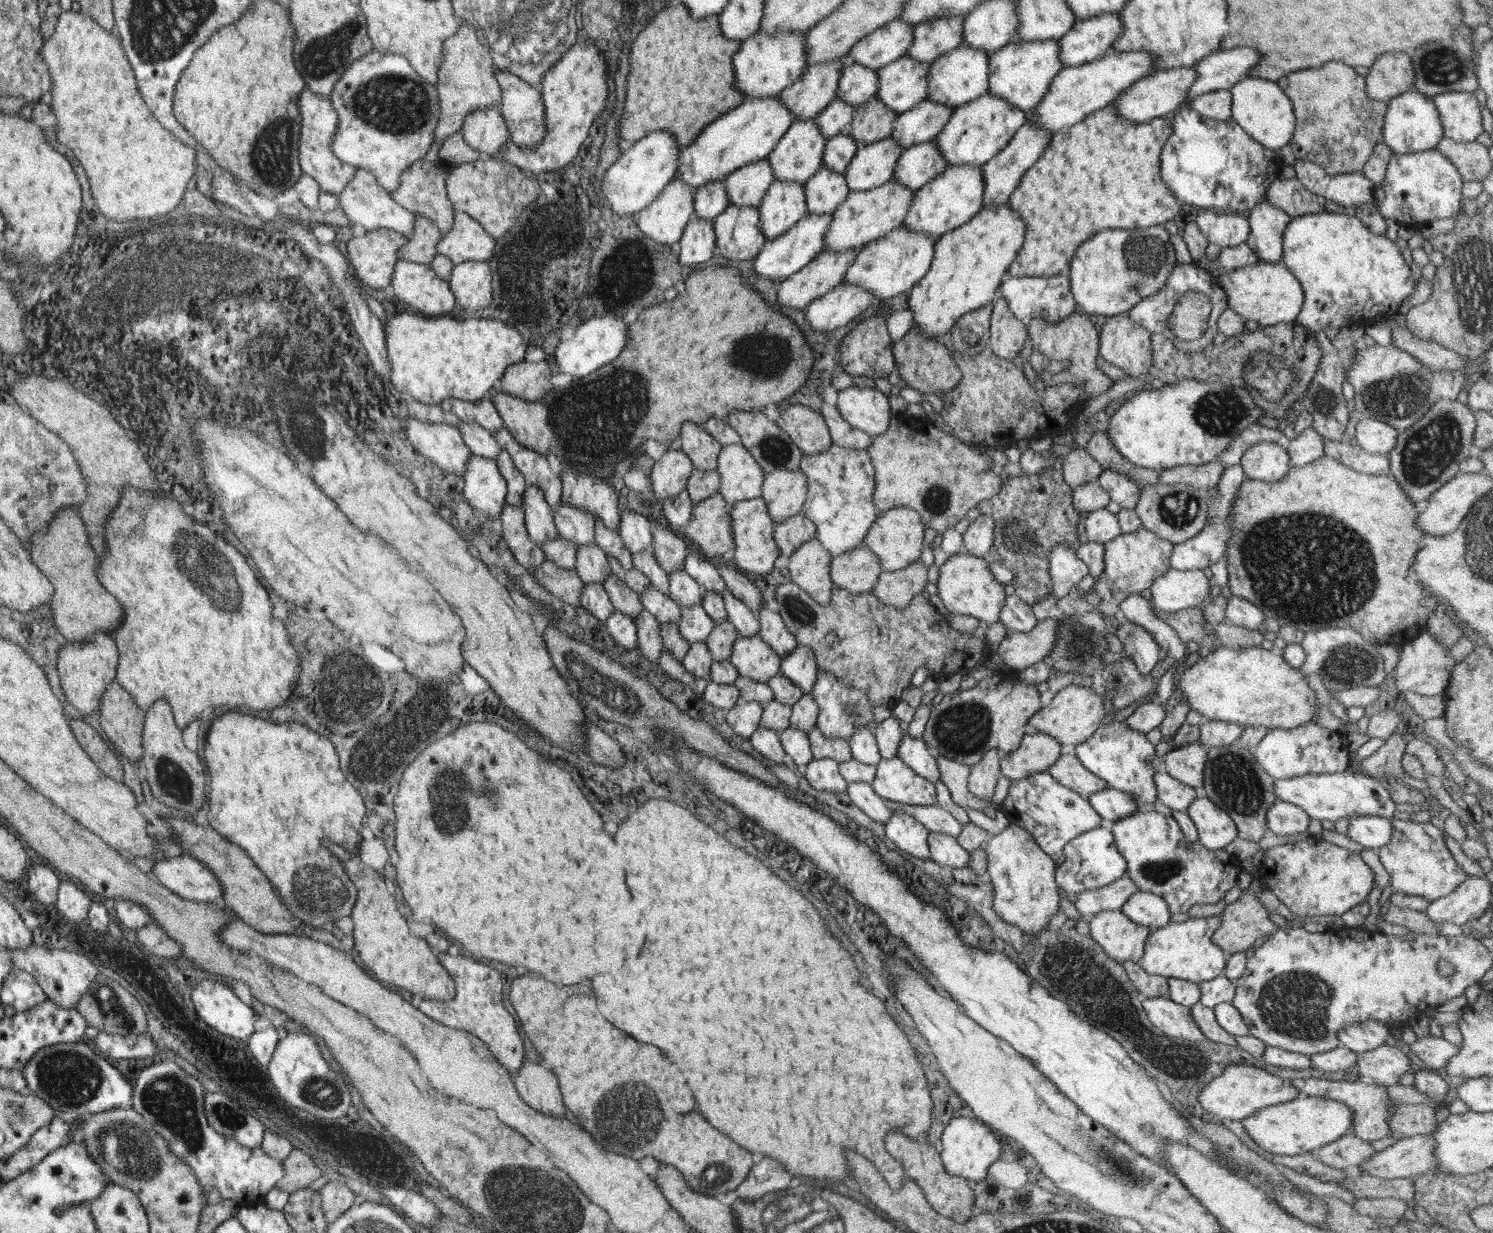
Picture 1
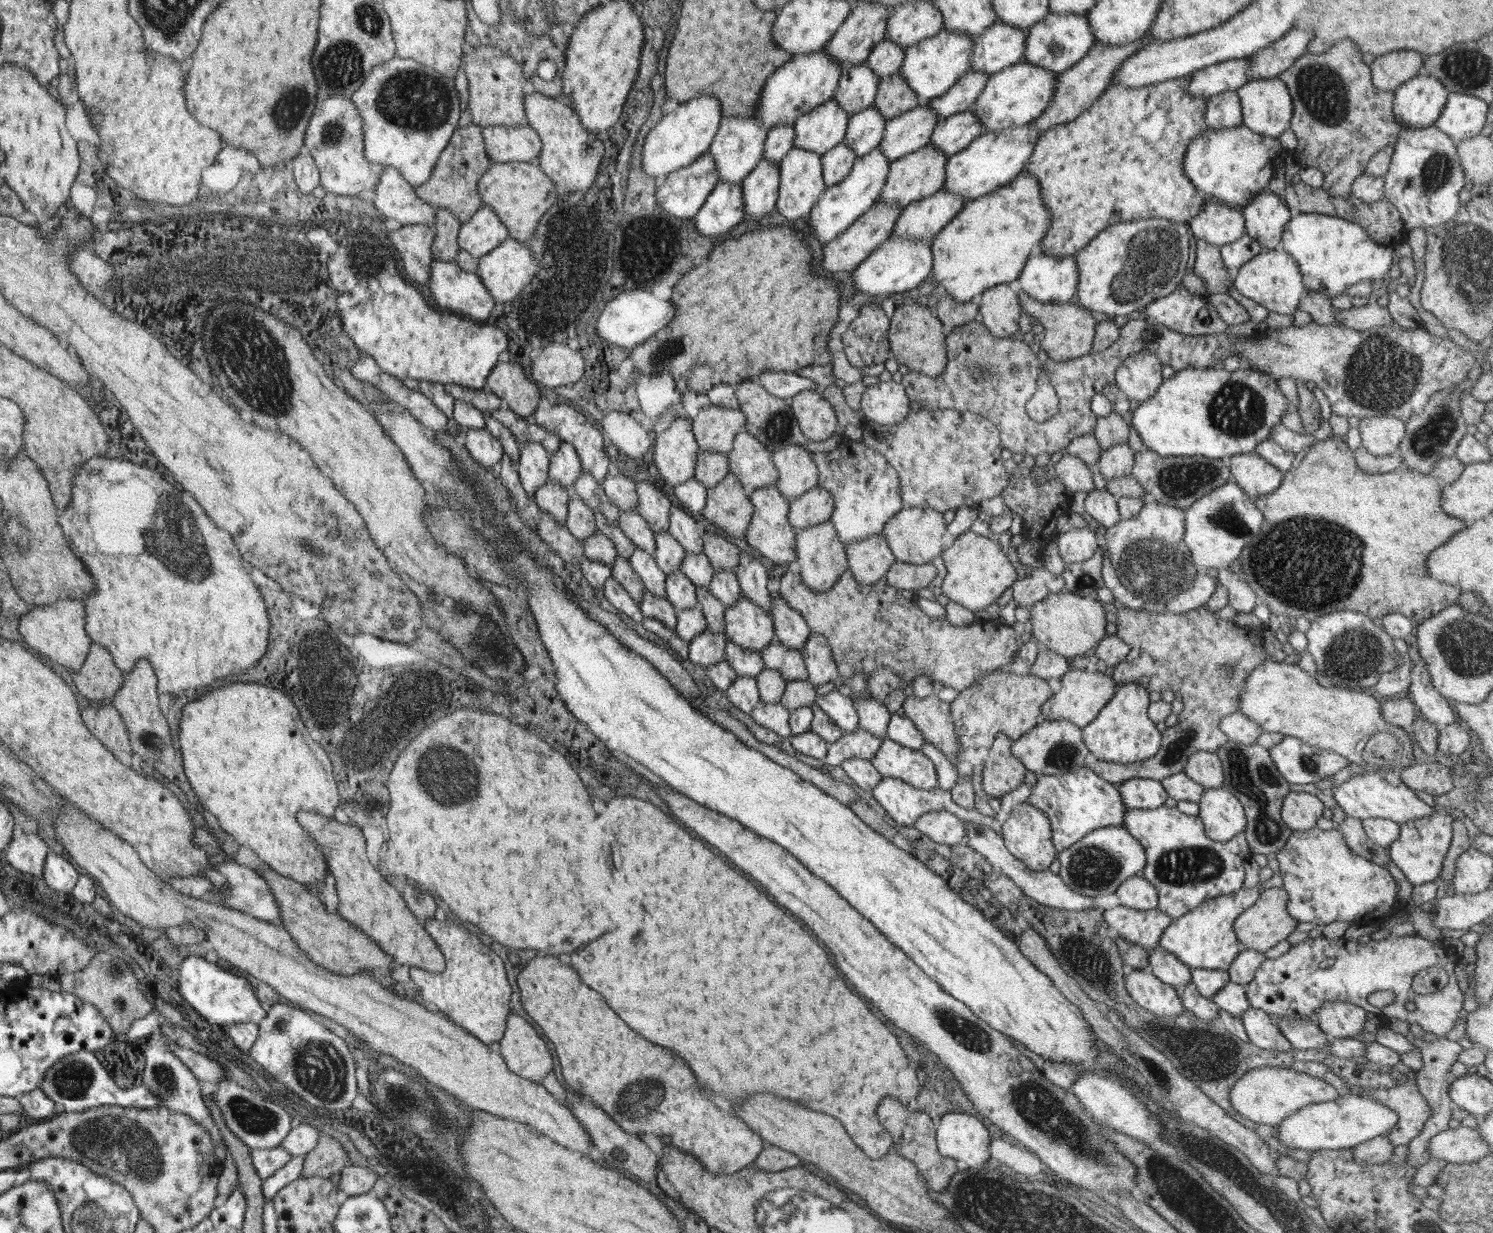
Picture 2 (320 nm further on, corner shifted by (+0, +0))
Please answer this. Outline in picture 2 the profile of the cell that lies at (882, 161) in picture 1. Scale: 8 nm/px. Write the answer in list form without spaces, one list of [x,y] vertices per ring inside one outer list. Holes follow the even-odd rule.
[[[920,102],[914,110],[886,121],[884,135],[878,146],[889,164],[905,154],[930,144],[937,120],[928,102]]]

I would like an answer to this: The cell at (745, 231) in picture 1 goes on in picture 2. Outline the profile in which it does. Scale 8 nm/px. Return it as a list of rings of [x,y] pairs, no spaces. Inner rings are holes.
[[[762,159],[743,180],[744,220],[761,220],[777,206],[780,185],[779,164]]]

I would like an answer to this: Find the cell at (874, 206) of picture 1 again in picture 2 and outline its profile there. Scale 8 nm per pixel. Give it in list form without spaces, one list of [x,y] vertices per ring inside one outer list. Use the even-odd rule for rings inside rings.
[[[930,144],[910,154],[905,154],[902,158],[897,158],[889,165],[889,173],[886,183],[884,183],[884,189],[876,202],[900,205],[904,208],[912,202],[933,196],[944,188],[947,162],[948,158],[944,152],[933,148]]]

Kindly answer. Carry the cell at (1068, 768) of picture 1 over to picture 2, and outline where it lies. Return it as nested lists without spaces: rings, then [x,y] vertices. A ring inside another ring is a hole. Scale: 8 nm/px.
[[[1126,608],[1118,610],[1117,616],[1115,635],[1130,645],[1130,652],[1116,666],[1114,683],[1120,688],[1128,683],[1138,682],[1147,688],[1149,693],[1172,690],[1176,696],[1180,696],[1184,709],[1179,714],[1178,722],[1161,732],[1161,745],[1155,755],[1132,764],[1098,761],[1090,768],[1094,769],[1100,778],[1117,786],[1131,778],[1151,778],[1161,781],[1167,776],[1182,772],[1191,754],[1202,750],[1216,753],[1222,745],[1228,744],[1229,738],[1220,728],[1221,718],[1239,710],[1241,692],[1245,690],[1246,679],[1270,655],[1263,647],[1263,630],[1260,627],[1240,627],[1235,622],[1213,616],[1206,608],[1178,613],[1166,610],[1165,614]]]

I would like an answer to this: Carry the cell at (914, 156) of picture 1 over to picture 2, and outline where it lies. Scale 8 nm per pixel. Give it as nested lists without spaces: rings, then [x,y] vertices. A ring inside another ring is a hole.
[[[970,109],[938,121],[930,145],[944,152],[947,158],[964,150],[982,134],[982,124]]]

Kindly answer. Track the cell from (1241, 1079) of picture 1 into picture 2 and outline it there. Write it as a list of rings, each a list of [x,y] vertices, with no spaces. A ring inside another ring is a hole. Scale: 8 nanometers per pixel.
[[[1262,1068],[1249,1070],[1230,1089],[1230,1102],[1236,1112],[1244,1118],[1259,1124],[1270,1124],[1274,1128],[1285,1118],[1294,1114],[1300,1108],[1318,1102],[1328,1102],[1339,1096],[1337,1088],[1330,1086],[1309,1075],[1288,1068]]]

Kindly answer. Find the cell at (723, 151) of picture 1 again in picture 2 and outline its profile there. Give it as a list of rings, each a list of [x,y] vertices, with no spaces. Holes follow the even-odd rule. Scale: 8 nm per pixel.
[[[825,48],[812,51],[812,54],[794,56],[767,79],[753,117],[762,122],[766,132],[770,132],[778,124],[796,123],[800,116],[810,113],[814,108],[818,108],[817,106],[823,105],[834,97],[840,75],[844,70],[843,66],[826,54]]]

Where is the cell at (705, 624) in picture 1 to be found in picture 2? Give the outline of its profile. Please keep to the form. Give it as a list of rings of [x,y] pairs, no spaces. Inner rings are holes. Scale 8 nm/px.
[[[681,571],[665,575],[667,600],[672,603],[676,612],[684,609],[700,608],[695,584]]]

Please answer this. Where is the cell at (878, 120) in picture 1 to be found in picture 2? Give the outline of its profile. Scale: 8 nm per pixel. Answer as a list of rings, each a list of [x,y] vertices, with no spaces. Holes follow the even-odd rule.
[[[900,70],[880,80],[874,108],[882,114],[885,121],[898,117],[908,110],[914,110],[919,103],[918,96],[910,90]]]

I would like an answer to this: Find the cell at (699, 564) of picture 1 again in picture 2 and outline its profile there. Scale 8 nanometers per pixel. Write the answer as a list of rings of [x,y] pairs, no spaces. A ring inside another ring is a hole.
[[[671,507],[668,533],[684,548],[685,554],[704,554],[701,526],[682,507]]]

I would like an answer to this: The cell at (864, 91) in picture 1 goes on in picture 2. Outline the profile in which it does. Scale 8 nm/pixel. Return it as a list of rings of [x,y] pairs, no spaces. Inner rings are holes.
[[[884,39],[872,50],[869,58],[866,60],[866,66],[882,80],[892,74],[899,72],[902,63],[904,63],[905,48],[896,46],[894,41]]]

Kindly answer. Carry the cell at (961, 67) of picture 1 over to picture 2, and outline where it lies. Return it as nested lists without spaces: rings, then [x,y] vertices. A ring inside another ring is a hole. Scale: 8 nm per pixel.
[[[997,20],[982,34],[974,37],[970,70],[984,72],[991,77],[996,72],[1019,63],[1024,57],[1026,37],[1026,30]]]

